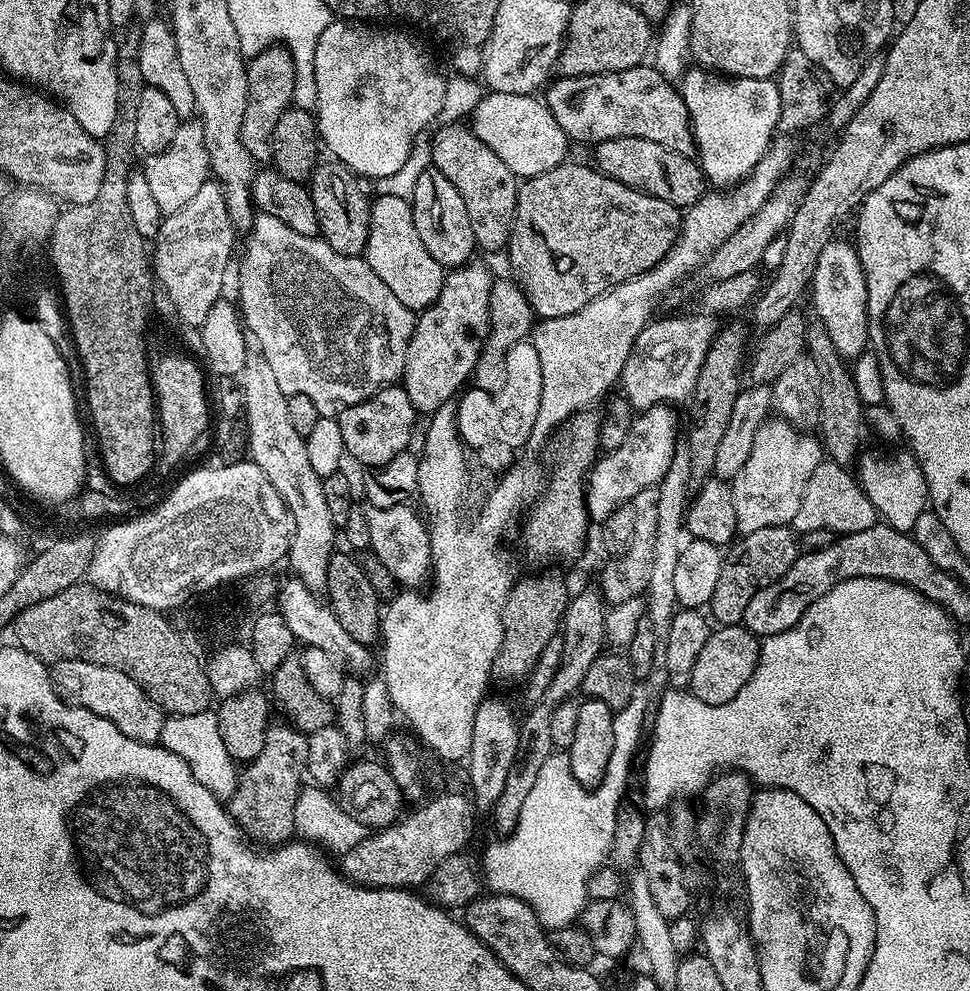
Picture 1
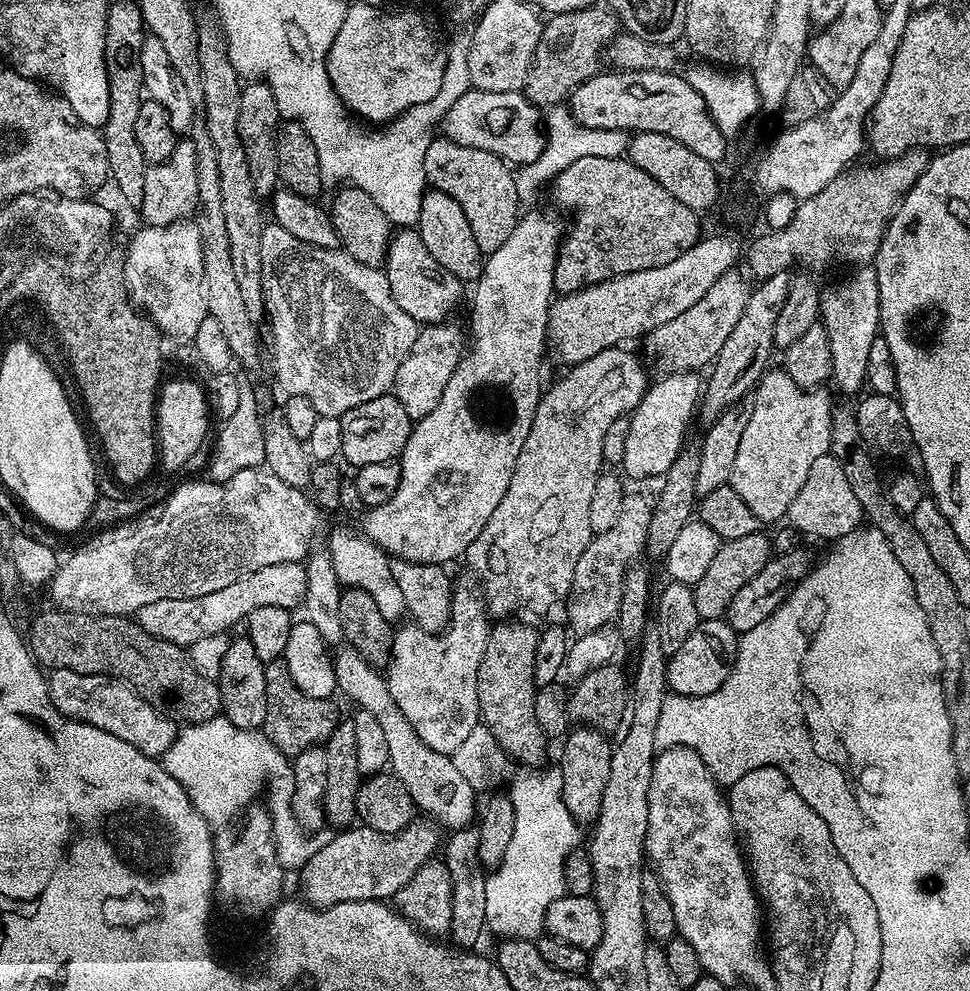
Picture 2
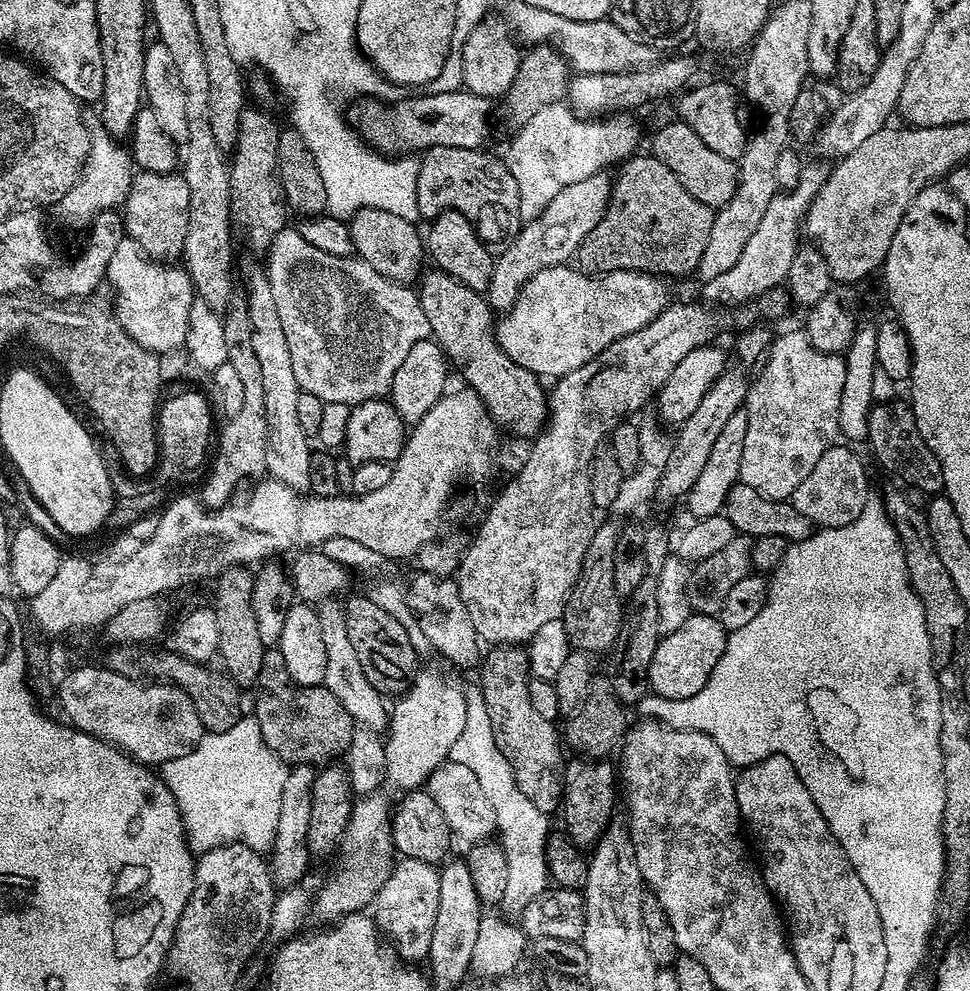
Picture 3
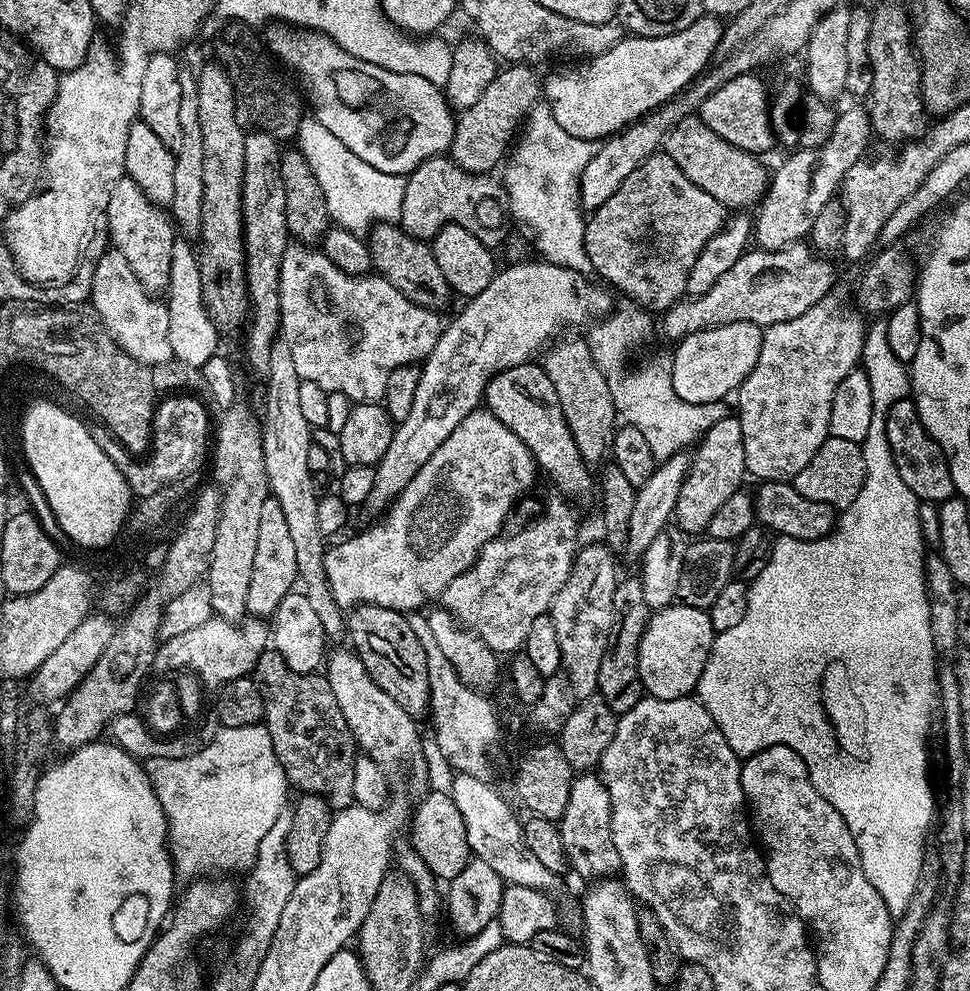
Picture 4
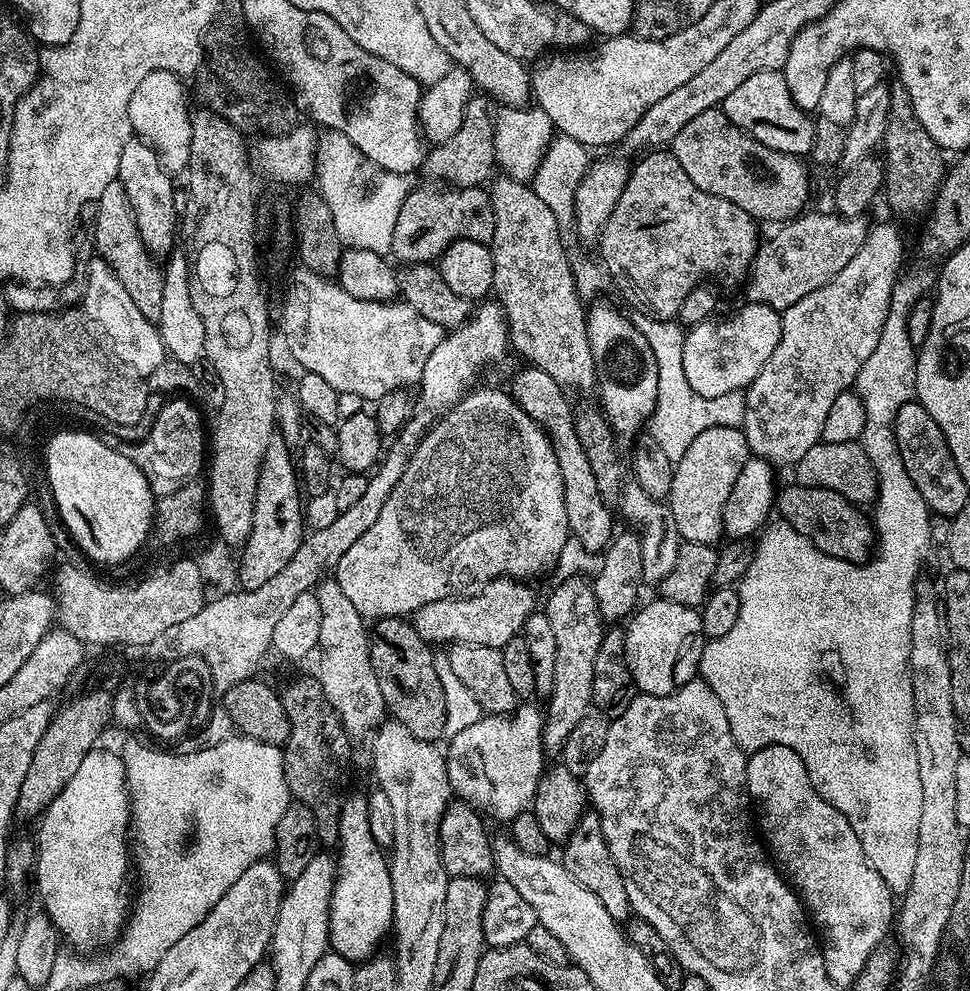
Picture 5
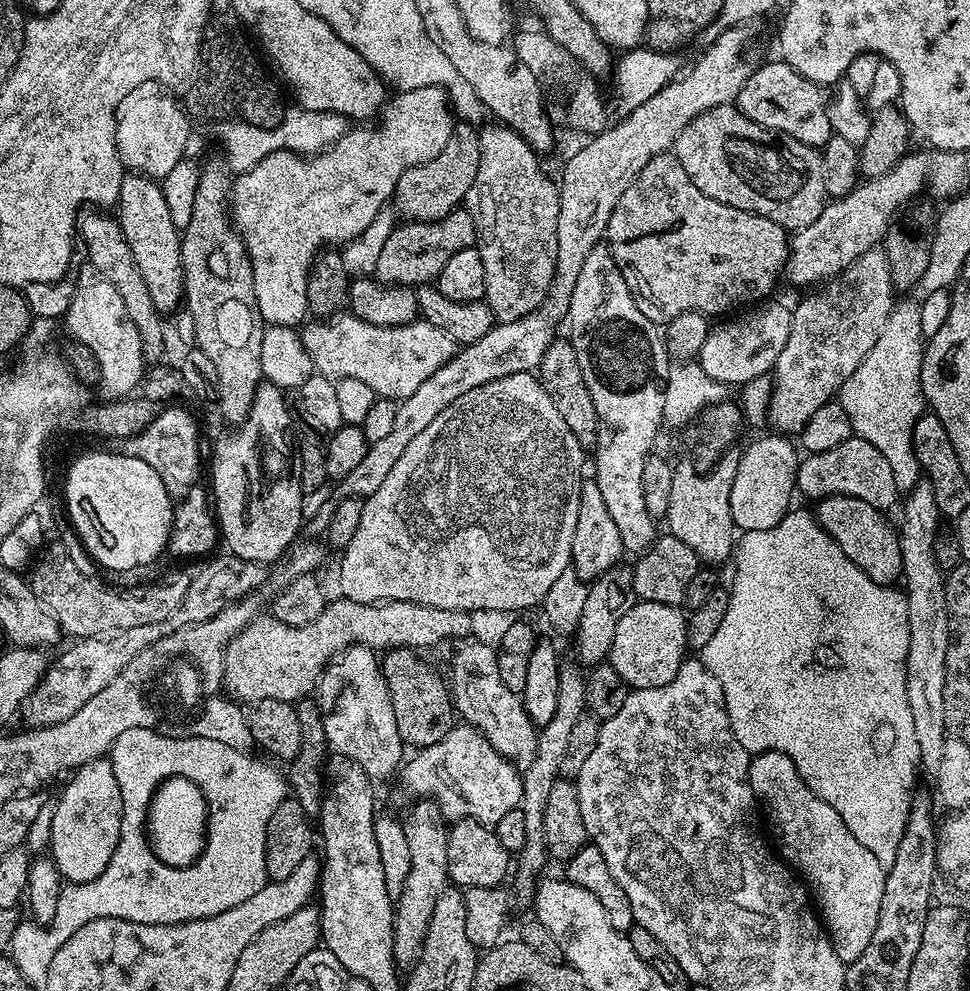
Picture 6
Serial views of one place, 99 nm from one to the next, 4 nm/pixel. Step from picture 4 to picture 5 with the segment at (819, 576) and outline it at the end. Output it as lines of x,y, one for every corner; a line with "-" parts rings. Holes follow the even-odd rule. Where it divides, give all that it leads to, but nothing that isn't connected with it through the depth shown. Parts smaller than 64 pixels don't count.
924,268
913,276
901,275
897,279
894,290
890,294
890,310
886,314
886,322
882,326
882,338
878,338
878,346
862,362
862,370
858,370
854,385
855,395
860,397
862,406
866,406
866,426
862,443
864,451
869,453
872,464
878,470
884,468
902,469
902,454
898,454
898,442
894,438
894,418
902,406
913,403
916,394
916,354
917,345
910,342
908,319
910,310
935,289
937,269
-
905,479
904,512
880,512
874,516
876,530
876,547
874,558
863,563
853,564
850,560
839,560
827,556
818,546
814,546
798,530
783,522
772,522
759,533
755,541
756,556
750,562
750,570
740,579
740,609
738,622
722,638
708,640
704,645
704,653
700,659
699,679
704,680
718,694
718,702
722,702
722,710
726,710
726,722
730,722
730,734
734,734
734,742
746,754
762,750
771,744
790,746
798,758
806,766
806,774
810,774
810,782
814,790
834,810
838,810
850,822
854,834
858,834
858,842
862,842
864,856
868,864
886,882
893,894
908,891
914,862
918,854
918,822
922,818
922,786
918,779
918,754
914,746
916,737
916,715
914,714
914,690
912,689
912,670
910,668
910,634
914,618
914,602
918,591
916,579
920,576
920,567
928,556
928,547
932,544
933,513
924,507
922,497
916,495
914,482

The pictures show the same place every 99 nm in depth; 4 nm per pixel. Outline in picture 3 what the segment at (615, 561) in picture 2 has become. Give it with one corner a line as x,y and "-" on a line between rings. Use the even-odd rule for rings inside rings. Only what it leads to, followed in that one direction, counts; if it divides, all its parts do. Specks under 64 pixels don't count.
601,523
586,546
584,565
580,576
568,595
568,605
562,617
566,626
568,641
573,649
589,654
607,653
615,645
622,631
622,600
614,590
614,546
618,540
621,525

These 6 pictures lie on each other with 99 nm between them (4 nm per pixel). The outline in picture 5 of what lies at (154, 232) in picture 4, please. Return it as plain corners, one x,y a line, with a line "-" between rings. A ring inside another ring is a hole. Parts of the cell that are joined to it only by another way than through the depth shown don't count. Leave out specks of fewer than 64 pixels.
119,180
110,182
106,190
94,201
96,217
92,220
92,240
96,243
95,255
118,274
118,280
126,291
134,306
156,322
161,313
163,276
161,265
157,257
146,250
142,242
142,234
138,234
138,226
134,222
134,214
130,210
130,202
126,198
126,190
122,190
-
158,264
158,265
156,265

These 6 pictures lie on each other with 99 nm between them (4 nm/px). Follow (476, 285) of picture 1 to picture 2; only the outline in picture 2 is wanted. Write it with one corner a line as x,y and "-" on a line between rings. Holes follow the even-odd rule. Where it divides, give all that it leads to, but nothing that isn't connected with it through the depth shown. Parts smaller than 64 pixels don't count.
452,322
421,327
418,338
414,338
414,346
410,346
410,354
402,358
402,366
398,366
398,374
392,383
391,395
402,402
406,414
414,422
425,418
441,401
446,382
453,377
455,367
466,353
465,329
463,332
458,325
448,323

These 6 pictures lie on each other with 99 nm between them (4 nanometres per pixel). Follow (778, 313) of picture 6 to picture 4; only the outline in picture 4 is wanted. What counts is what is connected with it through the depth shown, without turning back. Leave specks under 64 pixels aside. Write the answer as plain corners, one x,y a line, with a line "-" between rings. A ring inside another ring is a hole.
730,322
714,328
704,328
701,332
695,332
687,336
685,340
675,345
676,353
670,356
672,362
672,381
674,382
674,394
678,398
688,400
694,404
714,404
723,401
739,389
750,370
754,370
754,362
758,362
758,353
762,350
762,338
764,328
754,322

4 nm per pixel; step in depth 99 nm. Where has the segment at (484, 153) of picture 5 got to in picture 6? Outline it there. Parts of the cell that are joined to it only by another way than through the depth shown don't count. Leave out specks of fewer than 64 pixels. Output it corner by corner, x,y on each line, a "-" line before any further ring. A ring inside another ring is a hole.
457,123
450,134
450,142
446,142
438,158
430,158
430,162
407,168
402,178
398,178
398,186
394,193
395,215
404,216
400,218
408,222
430,222
457,211
463,205
464,196
470,190
470,186
474,186
474,174
478,174
479,157
479,131
471,123

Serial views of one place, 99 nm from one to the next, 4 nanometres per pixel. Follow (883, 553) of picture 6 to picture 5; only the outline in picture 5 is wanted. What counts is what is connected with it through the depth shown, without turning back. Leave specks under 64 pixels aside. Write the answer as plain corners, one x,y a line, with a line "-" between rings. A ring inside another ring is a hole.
789,483
789,488
781,487
774,501
779,519
790,525
798,534
805,536
818,550
839,560
850,560
853,564
863,564
874,556
876,530
871,519
863,516
861,509
842,494
825,488
811,488
805,484

